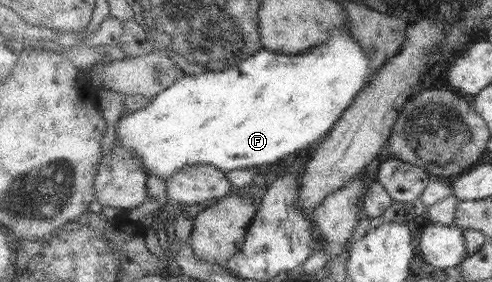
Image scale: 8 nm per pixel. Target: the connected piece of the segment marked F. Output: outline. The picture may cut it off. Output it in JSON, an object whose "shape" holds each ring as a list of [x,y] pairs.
{"shape":[[[336,29],[330,33],[331,37],[325,45],[318,45],[313,50],[310,49],[307,53],[302,53],[298,56],[283,56],[282,54],[275,54],[263,48],[258,54],[250,56],[248,60],[243,60],[234,68],[204,72],[204,74],[198,74],[198,76],[196,74],[183,76],[176,83],[172,84],[172,86],[166,88],[164,92],[154,97],[145,108],[134,111],[129,115],[123,115],[116,130],[117,144],[127,149],[132,149],[135,155],[143,160],[147,173],[159,176],[165,182],[175,172],[181,171],[181,168],[188,165],[205,164],[219,168],[222,172],[230,172],[231,170],[274,164],[282,159],[291,159],[296,156],[296,152],[306,150],[306,148],[310,148],[316,142],[320,142],[321,144],[331,134],[331,131],[337,126],[337,122],[342,118],[342,115],[354,104],[357,96],[361,94],[362,89],[371,80],[371,60],[369,54],[353,37],[352,33],[346,29]]]}

